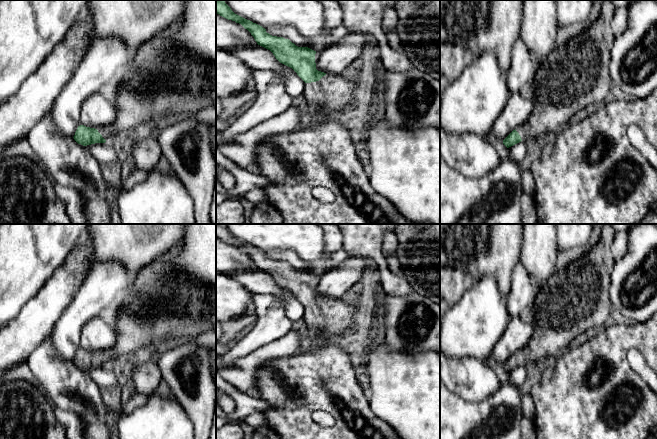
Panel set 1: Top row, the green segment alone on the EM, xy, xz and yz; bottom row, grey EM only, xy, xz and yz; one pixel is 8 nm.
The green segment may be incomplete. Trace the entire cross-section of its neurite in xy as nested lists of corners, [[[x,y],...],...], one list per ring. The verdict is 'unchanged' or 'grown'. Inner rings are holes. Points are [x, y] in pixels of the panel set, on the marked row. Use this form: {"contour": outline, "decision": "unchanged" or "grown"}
{"contour": [[[179,22],[173,23],[133,51],[126,72],[120,79],[120,81],[134,80],[138,71],[147,71],[158,82],[167,84],[172,91],[169,94],[160,94],[147,100],[140,100],[134,96],[117,92],[115,121],[110,126],[97,129],[84,125],[78,126],[73,137],[78,144],[87,146],[105,143],[122,130],[143,123],[158,125],[183,116],[192,116],[201,109],[216,104],[216,62],[194,58],[183,50],[175,50],[172,38],[180,26]]], "decision": "grown"}

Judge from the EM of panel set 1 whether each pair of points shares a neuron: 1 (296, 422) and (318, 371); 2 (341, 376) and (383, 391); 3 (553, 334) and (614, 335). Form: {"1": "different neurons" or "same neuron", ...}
{"1": "same neuron", "2": "different neurons", "3": "different neurons"}

